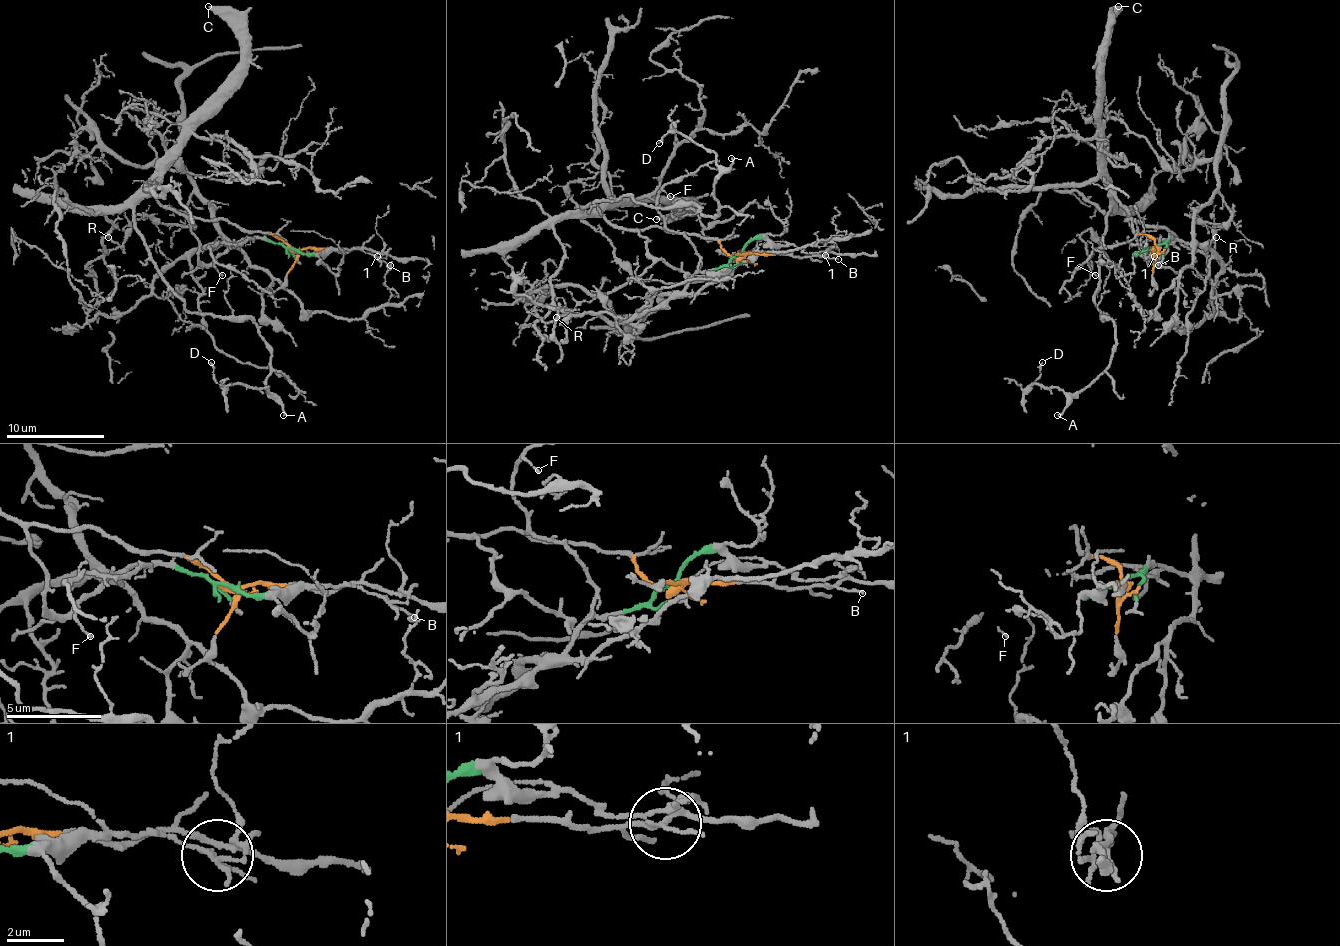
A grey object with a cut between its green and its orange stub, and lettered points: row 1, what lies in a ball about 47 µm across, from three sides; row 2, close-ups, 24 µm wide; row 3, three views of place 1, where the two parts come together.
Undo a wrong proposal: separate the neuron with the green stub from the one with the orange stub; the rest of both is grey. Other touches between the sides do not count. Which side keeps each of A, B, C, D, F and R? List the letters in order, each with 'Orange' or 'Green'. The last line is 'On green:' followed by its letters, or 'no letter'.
A: Orange
B: Green
C: Orange
D: Orange
F: Green
R: Orange
On green: B, F

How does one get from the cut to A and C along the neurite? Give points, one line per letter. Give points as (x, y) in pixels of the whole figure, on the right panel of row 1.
A: (1154, 248), (1112, 197), (1095, 305), (1115, 327), (1115, 347), (1110, 364), (1056, 415)
C: (1154, 248), (1154, 241), (1135, 231), (1130, 219), (1125, 219), (1105, 163), (1100, 60), (1105, 33), (1117, 6)

